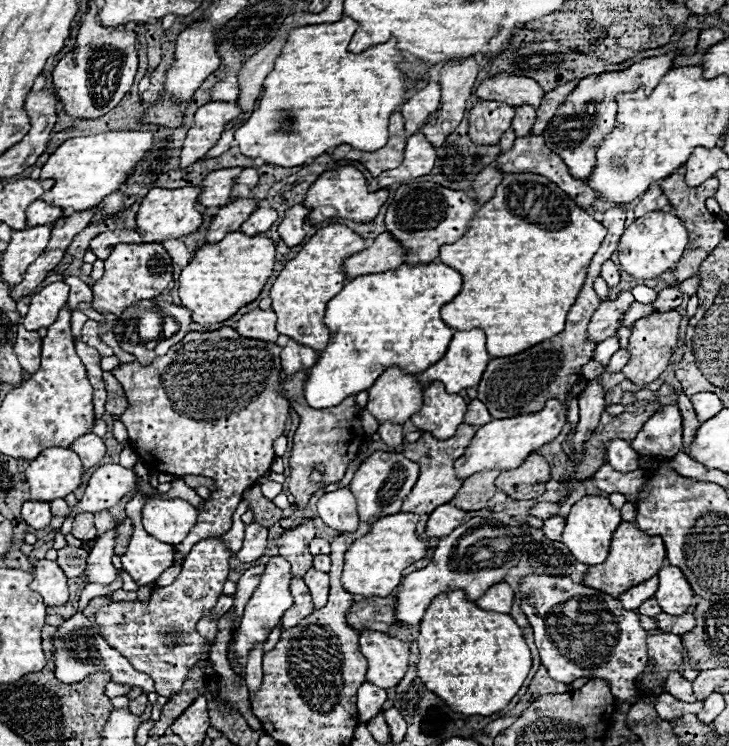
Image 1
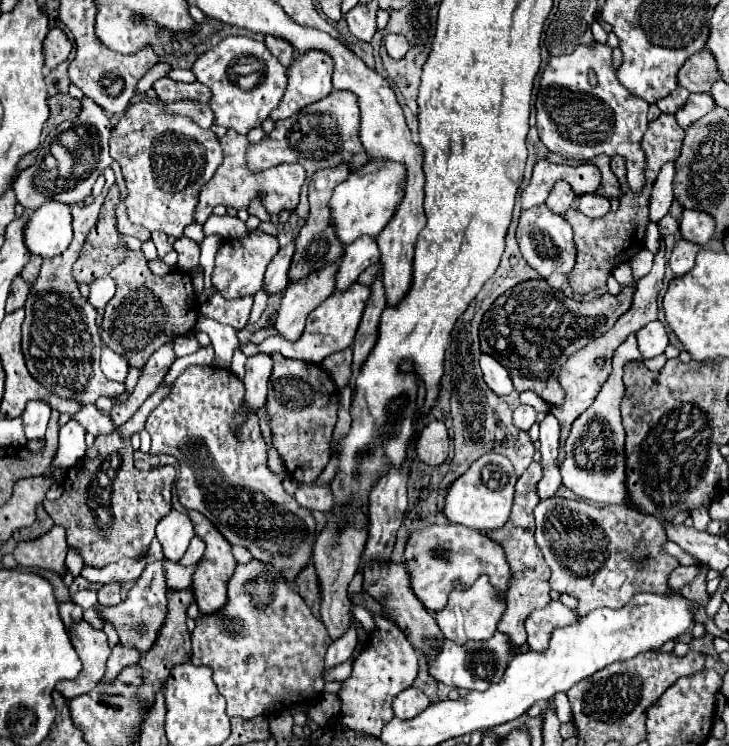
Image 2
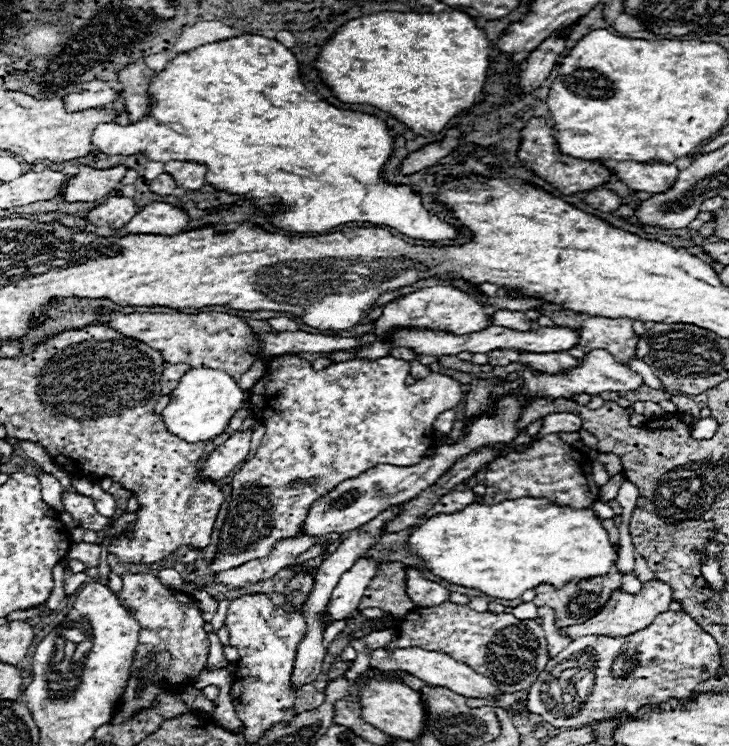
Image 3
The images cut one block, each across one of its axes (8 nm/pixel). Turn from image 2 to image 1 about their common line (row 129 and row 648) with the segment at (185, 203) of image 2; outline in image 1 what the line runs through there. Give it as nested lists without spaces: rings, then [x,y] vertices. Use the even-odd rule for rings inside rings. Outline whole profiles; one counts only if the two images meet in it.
[[[206,538],[184,558],[180,578],[170,586],[154,590],[148,604],[108,602],[96,612],[96,624],[106,642],[128,658],[138,672],[148,674],[160,696],[178,694],[186,672],[202,658],[206,642],[196,632],[196,622],[216,606],[230,570],[230,554],[230,548],[220,538]]]

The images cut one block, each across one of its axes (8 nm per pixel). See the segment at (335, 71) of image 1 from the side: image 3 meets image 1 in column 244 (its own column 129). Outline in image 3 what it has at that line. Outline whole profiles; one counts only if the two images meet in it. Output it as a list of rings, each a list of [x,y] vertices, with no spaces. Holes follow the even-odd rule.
[[[242,34],[178,54],[166,62],[162,72],[152,74],[148,94],[154,98],[150,116],[128,126],[116,122],[96,126],[92,144],[102,154],[142,154],[164,164],[170,160],[204,162],[214,174],[210,176],[214,188],[254,196],[258,206],[278,214],[274,226],[284,230],[324,232],[346,222],[374,222],[418,240],[456,240],[460,236],[458,228],[430,216],[420,196],[408,186],[392,186],[382,180],[380,170],[392,154],[392,136],[386,124],[368,114],[338,110],[312,94],[300,80],[296,56],[274,38]],[[278,198],[282,206],[274,206]]]

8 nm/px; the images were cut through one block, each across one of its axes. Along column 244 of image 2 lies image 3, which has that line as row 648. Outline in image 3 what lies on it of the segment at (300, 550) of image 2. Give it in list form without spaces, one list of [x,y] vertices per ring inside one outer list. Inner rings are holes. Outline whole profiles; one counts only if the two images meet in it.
[[[452,602],[410,612],[398,632],[400,638],[390,642],[388,648],[420,646],[424,650],[440,650],[450,658],[456,658],[456,662],[472,666],[472,670],[484,674],[498,690],[508,694],[528,690],[550,660],[544,628],[536,620],[518,620],[512,614],[474,612],[468,606]]]

